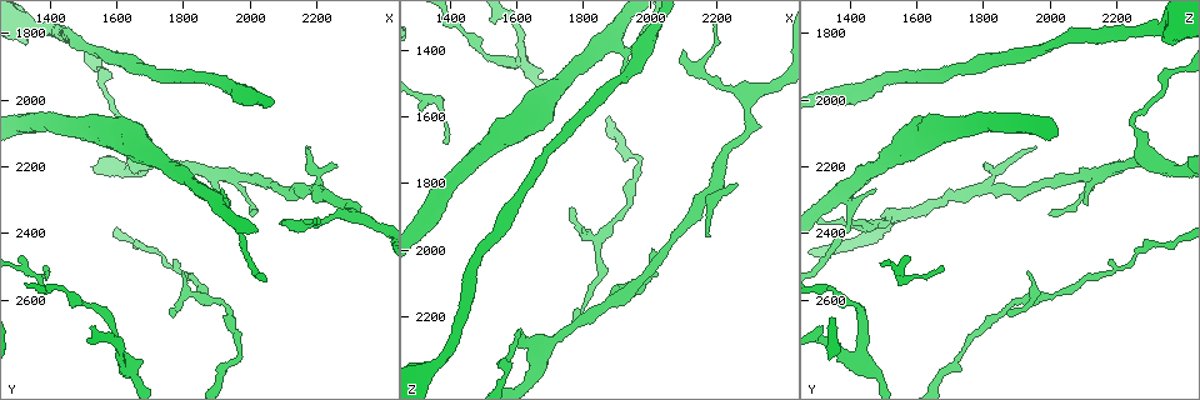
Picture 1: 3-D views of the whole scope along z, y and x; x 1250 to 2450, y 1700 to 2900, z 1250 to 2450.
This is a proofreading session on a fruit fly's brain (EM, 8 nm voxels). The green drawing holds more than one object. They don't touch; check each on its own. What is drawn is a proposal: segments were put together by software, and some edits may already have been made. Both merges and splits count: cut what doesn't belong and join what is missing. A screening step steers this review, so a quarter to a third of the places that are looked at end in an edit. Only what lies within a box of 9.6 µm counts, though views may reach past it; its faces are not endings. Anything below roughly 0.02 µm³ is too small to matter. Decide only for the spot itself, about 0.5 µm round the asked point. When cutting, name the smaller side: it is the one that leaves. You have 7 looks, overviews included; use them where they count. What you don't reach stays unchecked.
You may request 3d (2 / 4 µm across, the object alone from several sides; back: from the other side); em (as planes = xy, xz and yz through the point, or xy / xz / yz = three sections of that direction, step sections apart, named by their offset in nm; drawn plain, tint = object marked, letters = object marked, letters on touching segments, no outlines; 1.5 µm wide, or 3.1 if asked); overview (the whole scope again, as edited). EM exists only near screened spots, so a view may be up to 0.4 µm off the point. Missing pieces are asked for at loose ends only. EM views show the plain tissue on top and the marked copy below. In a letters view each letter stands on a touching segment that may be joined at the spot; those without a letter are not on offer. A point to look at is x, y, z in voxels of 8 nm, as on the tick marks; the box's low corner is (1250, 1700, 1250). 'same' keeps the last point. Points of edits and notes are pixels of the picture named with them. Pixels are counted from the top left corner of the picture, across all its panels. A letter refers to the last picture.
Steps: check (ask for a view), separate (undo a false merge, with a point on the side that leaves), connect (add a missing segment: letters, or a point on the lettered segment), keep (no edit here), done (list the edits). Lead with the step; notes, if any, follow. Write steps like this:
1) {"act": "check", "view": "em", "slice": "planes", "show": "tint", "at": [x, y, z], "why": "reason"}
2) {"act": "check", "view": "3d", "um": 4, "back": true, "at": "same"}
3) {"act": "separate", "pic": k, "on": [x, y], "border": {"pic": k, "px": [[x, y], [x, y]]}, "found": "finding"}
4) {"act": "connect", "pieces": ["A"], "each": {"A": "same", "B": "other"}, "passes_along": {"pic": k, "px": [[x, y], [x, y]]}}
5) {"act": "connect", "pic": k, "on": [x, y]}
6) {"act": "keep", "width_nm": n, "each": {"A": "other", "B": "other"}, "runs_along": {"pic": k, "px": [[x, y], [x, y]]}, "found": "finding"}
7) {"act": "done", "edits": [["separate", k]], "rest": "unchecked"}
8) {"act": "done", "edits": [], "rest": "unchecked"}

{"act": "check", "view": "em", "slice": "xz", "step": 4, "show": "letters", "at": [2010, 2340, 1990], "why": "an open end"}

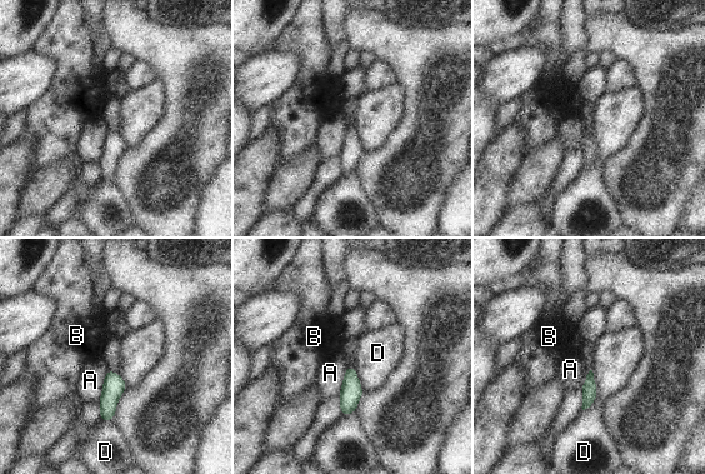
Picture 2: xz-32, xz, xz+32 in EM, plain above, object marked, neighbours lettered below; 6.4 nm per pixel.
{"act": "check", "view": "em", "slice": "planes", "show": "letters", "at": "same"}

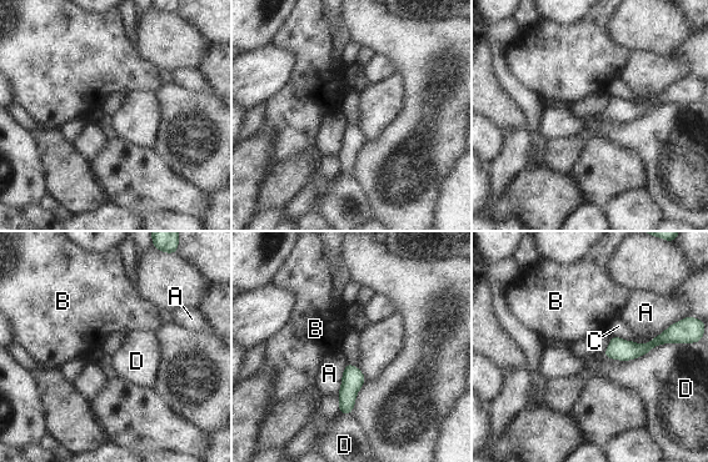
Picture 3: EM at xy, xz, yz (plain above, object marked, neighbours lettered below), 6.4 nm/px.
{"act": "keep", "each": {"A": "other", "B": "other", "C": "other", "D": "other"}, "border": {"pic": 3, "px": [[678, 342], [631, 360], [602, 355]]}, "found": "none of them fits"}

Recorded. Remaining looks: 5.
{"act": "check", "view": "3d", "um": 2, "at": [2170, 2140, 1960], "why": "an open end"}

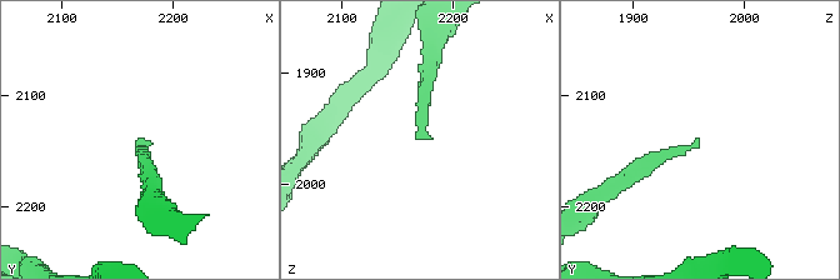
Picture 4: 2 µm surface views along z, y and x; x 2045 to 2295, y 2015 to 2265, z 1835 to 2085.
{"act": "check", "view": "em", "slice": "planes", "show": "letters", "at": [2170, 2140, 1962]}

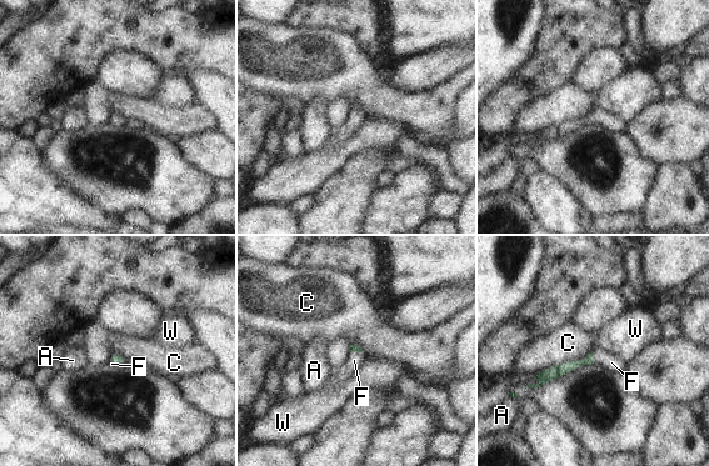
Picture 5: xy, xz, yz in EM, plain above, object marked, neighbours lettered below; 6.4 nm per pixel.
{"act": "connect", "pieces": ["F"], "each": {"A": "other", "C": "other", "F": "same", "W": "other"}, "passes_along": {"pic": 5, "px": [[553, 372], [590, 364], [612, 362]]}, "found": "the neuron continues"}

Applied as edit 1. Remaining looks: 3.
{"act": "check", "view": "overview", "why": "see it whole again"}

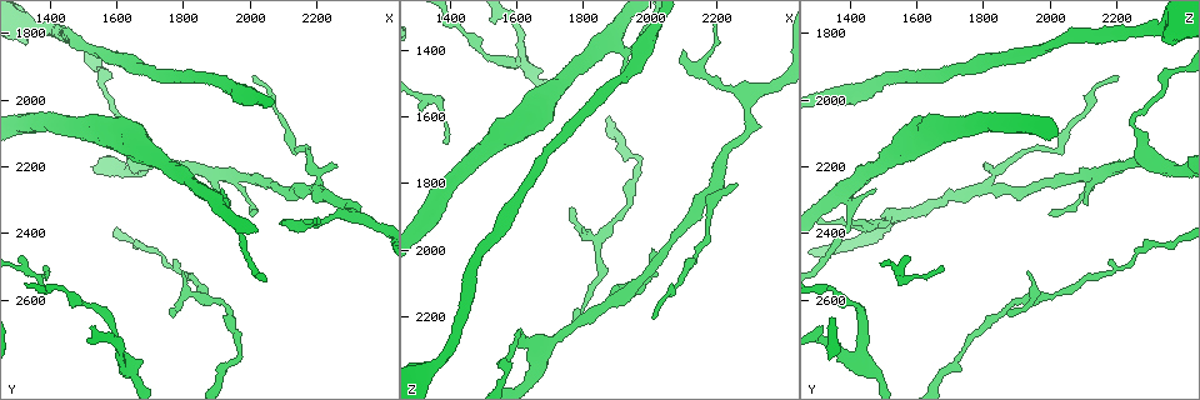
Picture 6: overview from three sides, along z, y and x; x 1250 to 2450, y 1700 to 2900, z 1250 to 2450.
{"act": "check", "view": "3d", "um": 2, "back": true, "at": [1910, 2270, 1480], "why": "free end"}

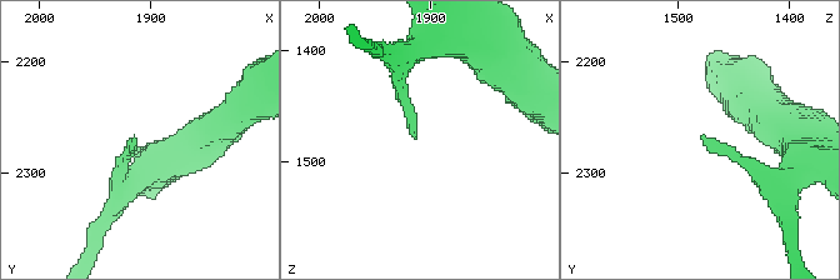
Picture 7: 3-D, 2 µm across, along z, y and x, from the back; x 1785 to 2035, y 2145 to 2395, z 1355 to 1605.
{"act": "check", "view": "em", "slice": "planes", "show": "letters", "at": [1914, 2268, 1474], "why": "shape alone is not enough"}

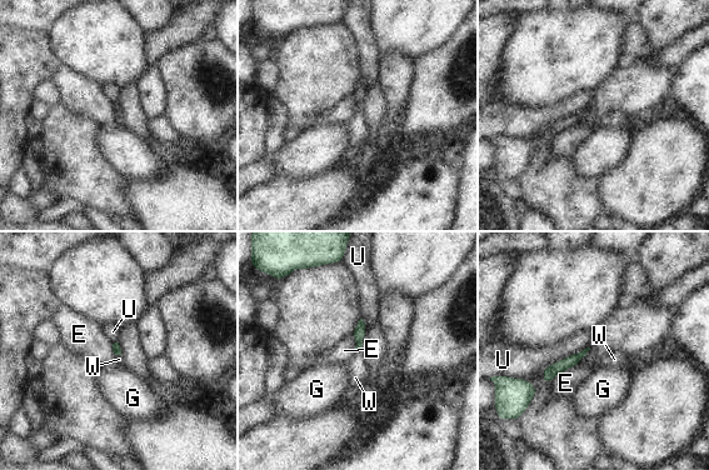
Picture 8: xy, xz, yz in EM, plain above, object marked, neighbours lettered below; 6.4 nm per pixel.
{"act": "keep", "longest_contact_nm": ["U", 340], "each": {"E": "other", "G": "other", "U": "other", "W": "other"}, "border": {"pic": 8, "px": [[587, 346], [550, 363], [542, 370]]}, "found": "none of them fits"}

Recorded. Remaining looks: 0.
{"act": "done", "edits": [["connect", 5]], "rest": "unchecked"}

